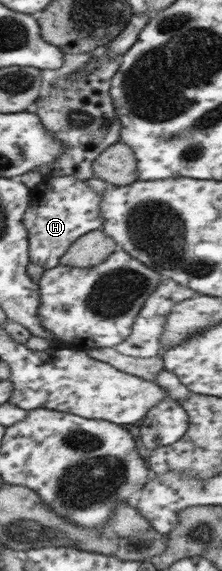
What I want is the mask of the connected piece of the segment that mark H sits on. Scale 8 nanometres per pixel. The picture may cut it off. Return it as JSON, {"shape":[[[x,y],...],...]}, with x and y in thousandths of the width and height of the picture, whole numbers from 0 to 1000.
{"shape":[[[338,308],[198,312],[135,336],[140,349],[104,378],[131,420],[131,459],[194,466],[203,473],[270,464],[270,454],[347,417],[450,401],[473,387],[446,371],[455,338],[423,336],[383,315]]]}

